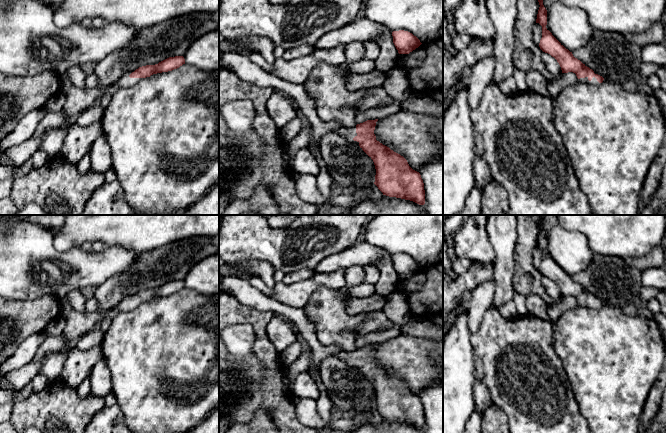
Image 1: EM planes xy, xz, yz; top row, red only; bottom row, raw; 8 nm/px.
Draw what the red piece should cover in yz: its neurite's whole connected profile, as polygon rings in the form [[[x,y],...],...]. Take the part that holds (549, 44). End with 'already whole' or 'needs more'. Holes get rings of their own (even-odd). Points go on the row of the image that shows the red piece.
[[[538,0],[538,2],[540,7],[536,23],[539,23],[542,26],[542,38],[539,43],[540,49],[557,60],[562,73],[575,73],[578,78],[578,82],[598,85],[605,81],[602,76],[575,58],[572,52],[566,49],[546,28],[547,10],[543,5],[543,0]]]; needs more

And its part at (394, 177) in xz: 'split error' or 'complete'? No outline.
split error

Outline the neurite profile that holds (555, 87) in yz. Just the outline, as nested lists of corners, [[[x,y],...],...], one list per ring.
[[[562,73],[554,81],[549,82],[548,92],[552,97],[556,97],[564,88],[573,85],[578,81],[575,73]]]

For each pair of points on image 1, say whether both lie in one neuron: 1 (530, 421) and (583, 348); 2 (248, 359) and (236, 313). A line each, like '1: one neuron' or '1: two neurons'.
1: two neurons
2: two neurons

